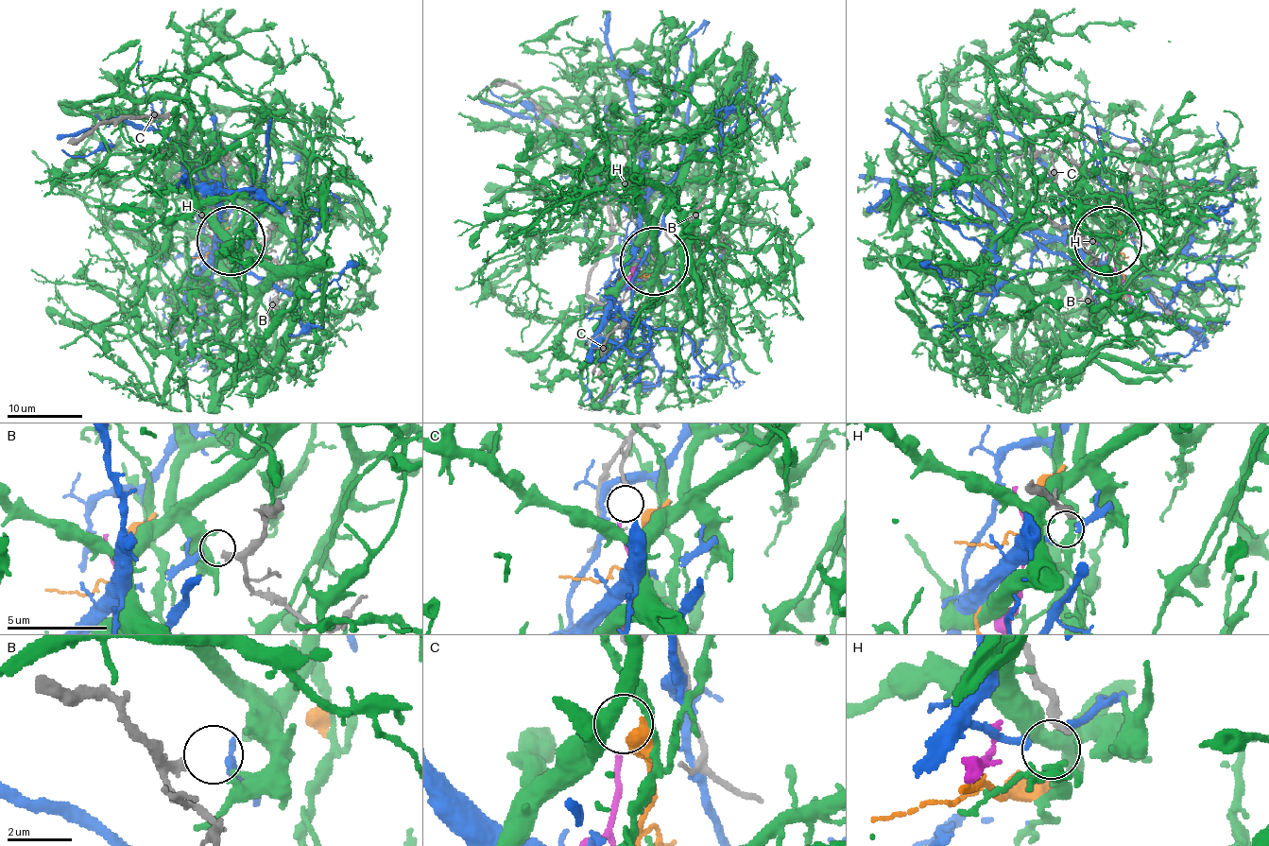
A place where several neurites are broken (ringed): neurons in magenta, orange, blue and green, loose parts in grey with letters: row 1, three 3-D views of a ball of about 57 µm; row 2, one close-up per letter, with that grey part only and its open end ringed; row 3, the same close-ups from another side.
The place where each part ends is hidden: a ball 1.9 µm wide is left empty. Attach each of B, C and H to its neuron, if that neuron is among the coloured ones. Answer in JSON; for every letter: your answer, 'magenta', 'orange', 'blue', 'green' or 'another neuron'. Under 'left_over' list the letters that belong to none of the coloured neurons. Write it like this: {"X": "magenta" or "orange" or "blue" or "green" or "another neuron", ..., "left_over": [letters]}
{"B": "blue", "C": "magenta", "H": "green", "left_over": []}

